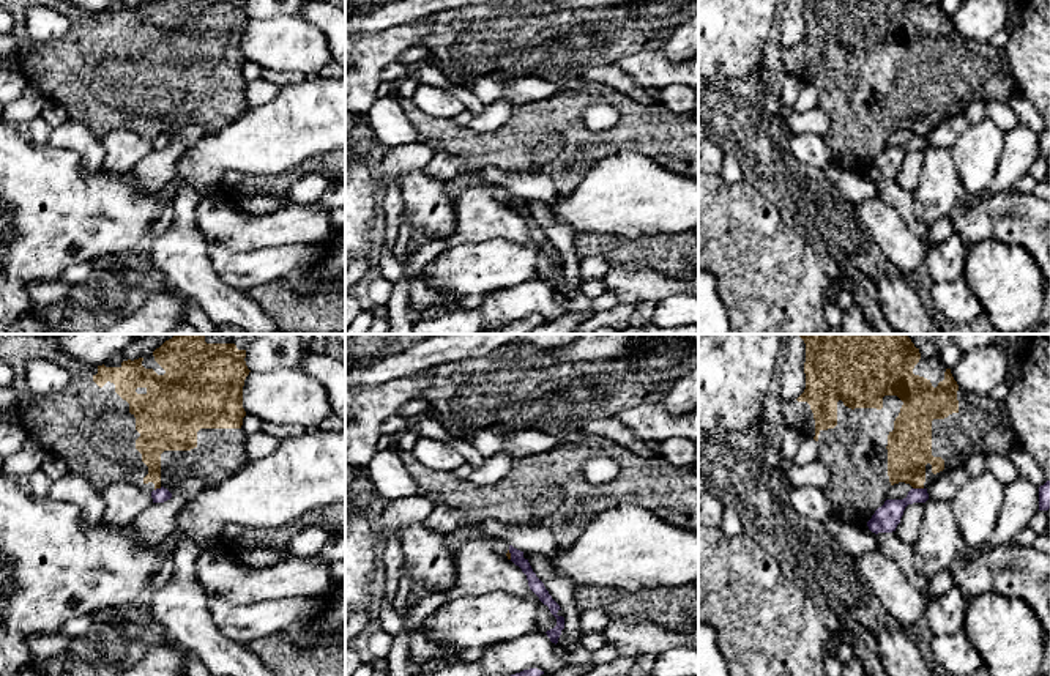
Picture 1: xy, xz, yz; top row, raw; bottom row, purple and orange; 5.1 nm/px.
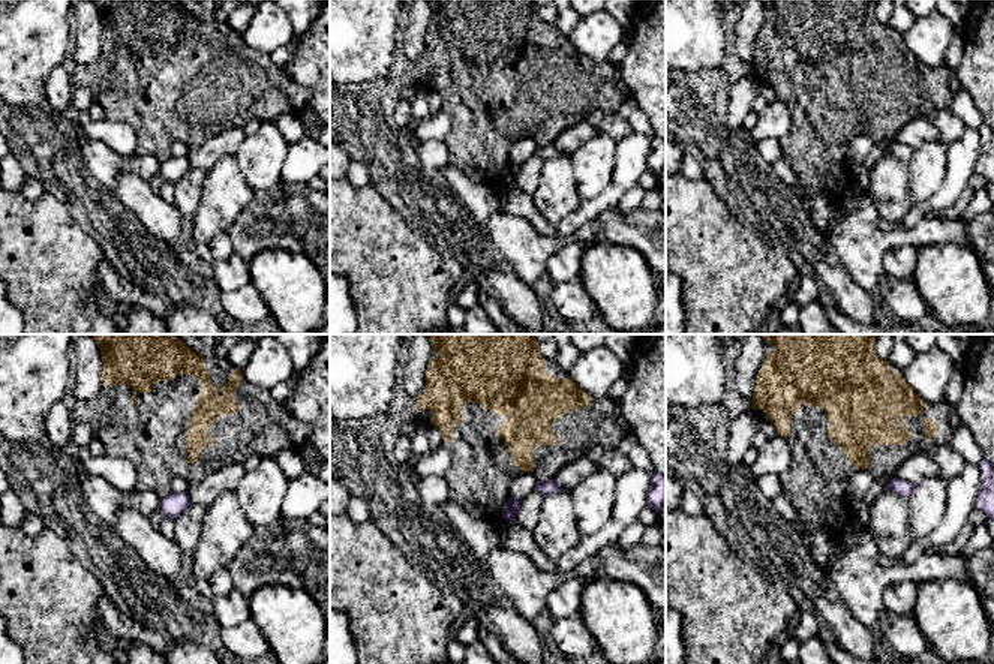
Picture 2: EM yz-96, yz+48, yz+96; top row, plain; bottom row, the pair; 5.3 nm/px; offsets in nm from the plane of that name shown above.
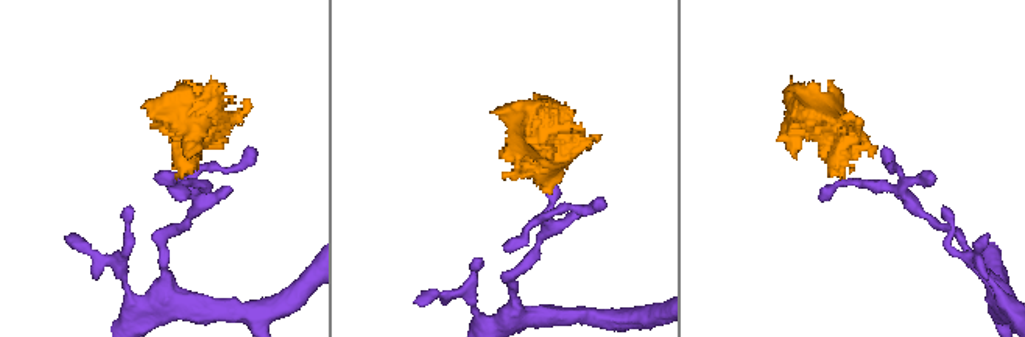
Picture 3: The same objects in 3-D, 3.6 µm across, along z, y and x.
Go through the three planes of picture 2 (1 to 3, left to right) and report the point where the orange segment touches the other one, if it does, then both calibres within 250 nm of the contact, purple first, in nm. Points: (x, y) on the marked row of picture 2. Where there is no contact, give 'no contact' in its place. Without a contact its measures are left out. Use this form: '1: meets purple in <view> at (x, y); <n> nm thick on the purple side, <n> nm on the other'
1: no contact
2: no contact
3: no contact

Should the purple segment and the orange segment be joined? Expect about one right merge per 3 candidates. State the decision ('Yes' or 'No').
No

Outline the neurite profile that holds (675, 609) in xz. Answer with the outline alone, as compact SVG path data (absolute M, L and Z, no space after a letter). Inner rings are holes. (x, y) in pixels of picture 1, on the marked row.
M698 581L639 591L610 586L575 586L580 613L601 608L610 621L654 622L675 633L698 629Z

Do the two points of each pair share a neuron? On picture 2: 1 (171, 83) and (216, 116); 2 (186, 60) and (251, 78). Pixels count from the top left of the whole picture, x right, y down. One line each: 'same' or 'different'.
1: same
2: same

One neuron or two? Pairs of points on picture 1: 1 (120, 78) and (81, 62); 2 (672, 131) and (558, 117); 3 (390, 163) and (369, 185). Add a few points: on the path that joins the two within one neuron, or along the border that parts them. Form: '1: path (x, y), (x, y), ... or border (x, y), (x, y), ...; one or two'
1: path (111, 71), (90, 71); one
2: path (644, 131), (632, 131), (615, 139), (587, 139); one
3: border (372, 170), (380, 189); two

